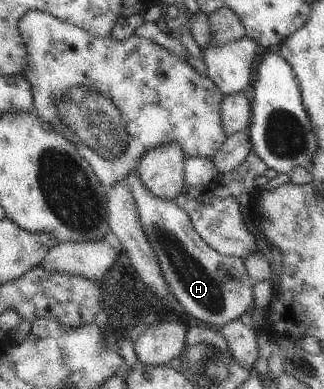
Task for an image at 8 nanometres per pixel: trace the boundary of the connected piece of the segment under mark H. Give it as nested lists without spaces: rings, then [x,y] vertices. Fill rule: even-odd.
[[[135,168],[126,175],[124,181],[130,187],[141,227],[156,255],[163,277],[184,315],[191,316],[198,323],[220,328],[231,320],[242,318],[249,308],[253,308],[255,281],[249,275],[243,259],[225,256],[207,245],[185,210],[175,200],[155,195],[142,182]]]

